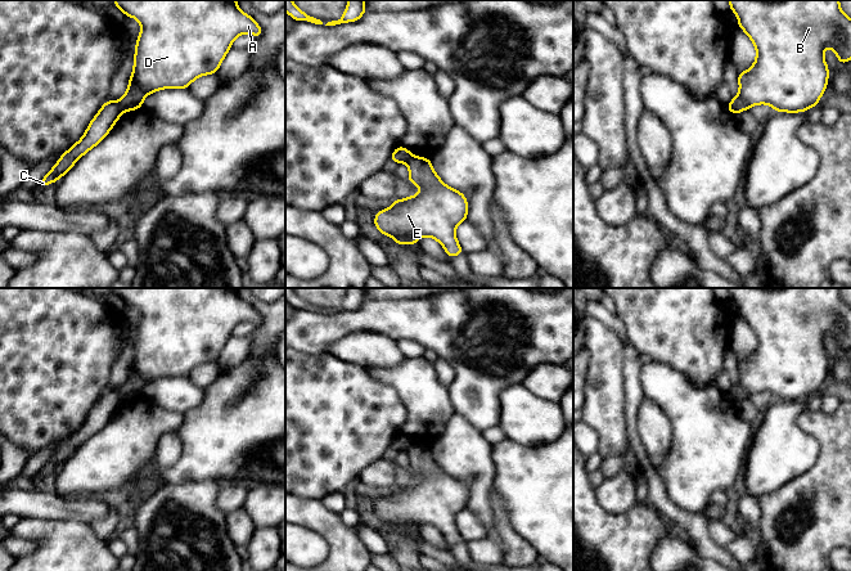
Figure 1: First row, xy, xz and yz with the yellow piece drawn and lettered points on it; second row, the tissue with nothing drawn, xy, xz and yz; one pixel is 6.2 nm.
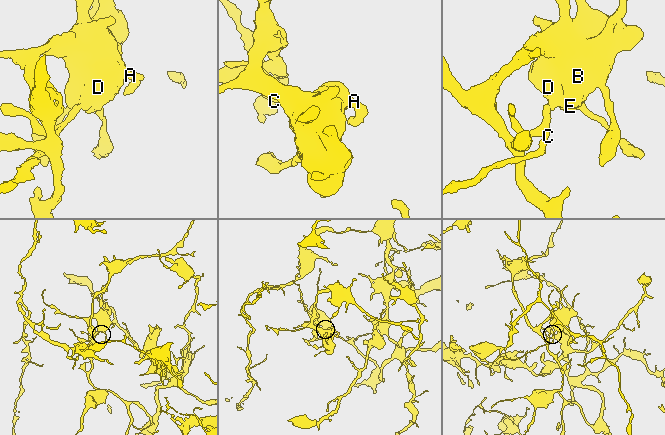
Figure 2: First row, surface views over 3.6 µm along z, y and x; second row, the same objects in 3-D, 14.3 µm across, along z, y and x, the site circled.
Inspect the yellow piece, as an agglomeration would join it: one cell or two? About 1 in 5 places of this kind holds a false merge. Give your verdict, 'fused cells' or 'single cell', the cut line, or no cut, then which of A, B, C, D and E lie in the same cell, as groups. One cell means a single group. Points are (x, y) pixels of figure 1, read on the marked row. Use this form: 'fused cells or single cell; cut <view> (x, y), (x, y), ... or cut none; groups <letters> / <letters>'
fused cells; cut xy (118, 102), (122, 112); groups A B D E / C

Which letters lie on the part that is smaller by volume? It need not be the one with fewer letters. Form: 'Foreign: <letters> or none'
Foreign: C

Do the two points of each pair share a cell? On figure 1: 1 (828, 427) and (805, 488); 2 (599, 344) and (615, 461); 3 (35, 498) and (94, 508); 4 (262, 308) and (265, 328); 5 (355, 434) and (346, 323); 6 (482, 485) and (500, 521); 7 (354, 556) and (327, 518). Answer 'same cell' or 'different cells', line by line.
1: same cell
2: different cells
3: same cell
4: same cell
5: different cells
6: different cells
7: same cell

